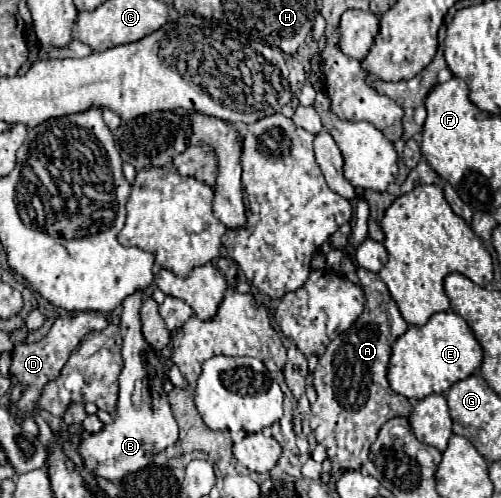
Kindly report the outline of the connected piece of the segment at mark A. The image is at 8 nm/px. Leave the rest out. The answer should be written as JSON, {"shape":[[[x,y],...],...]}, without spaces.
{"shape":[[[357,268],[357,276],[367,298],[365,310],[349,330],[329,342],[325,354],[319,356],[313,382],[317,400],[311,404],[309,422],[317,442],[327,448],[333,478],[339,478],[347,470],[361,470],[365,458],[369,458],[379,428],[395,416],[409,418],[413,412],[413,404],[405,396],[393,392],[387,380],[391,346],[409,326],[387,286],[375,272]]]}

